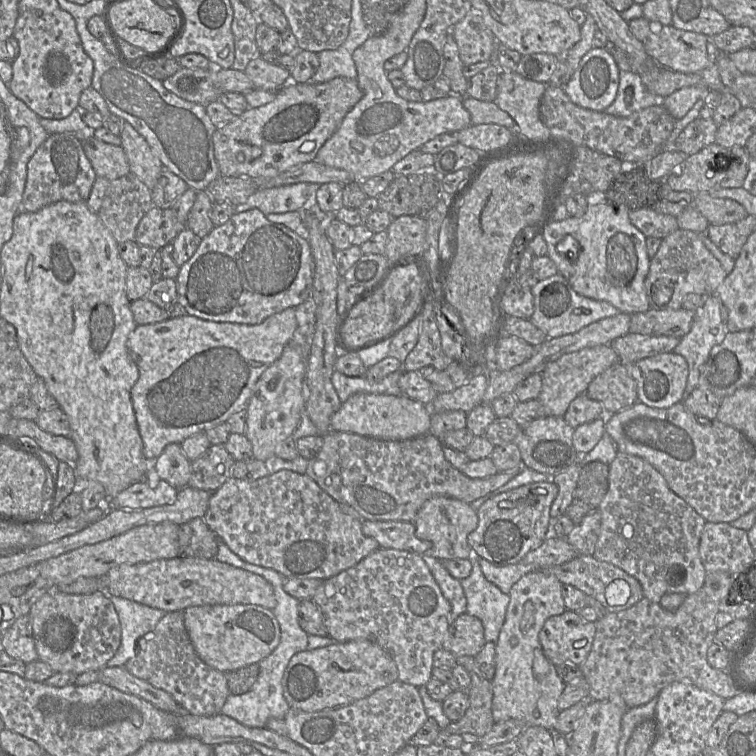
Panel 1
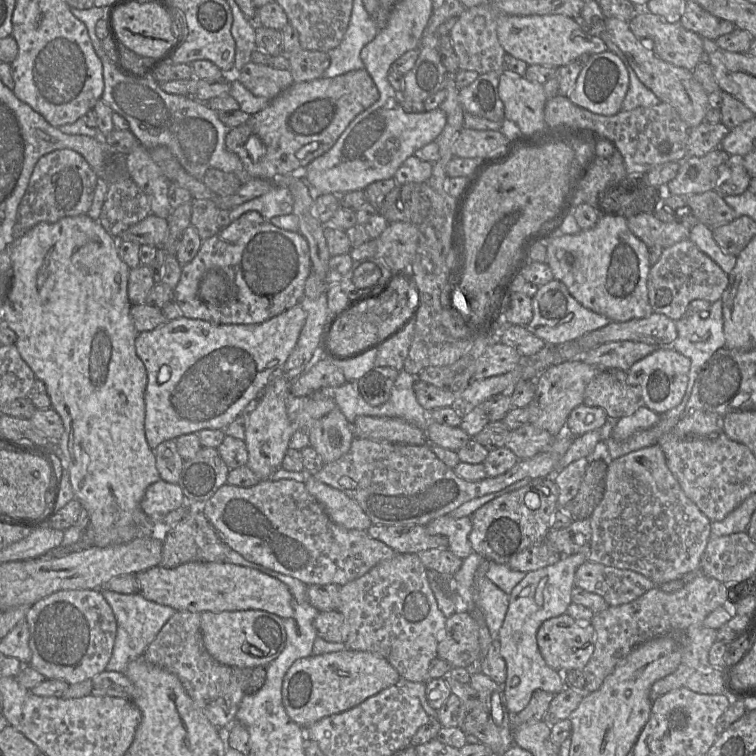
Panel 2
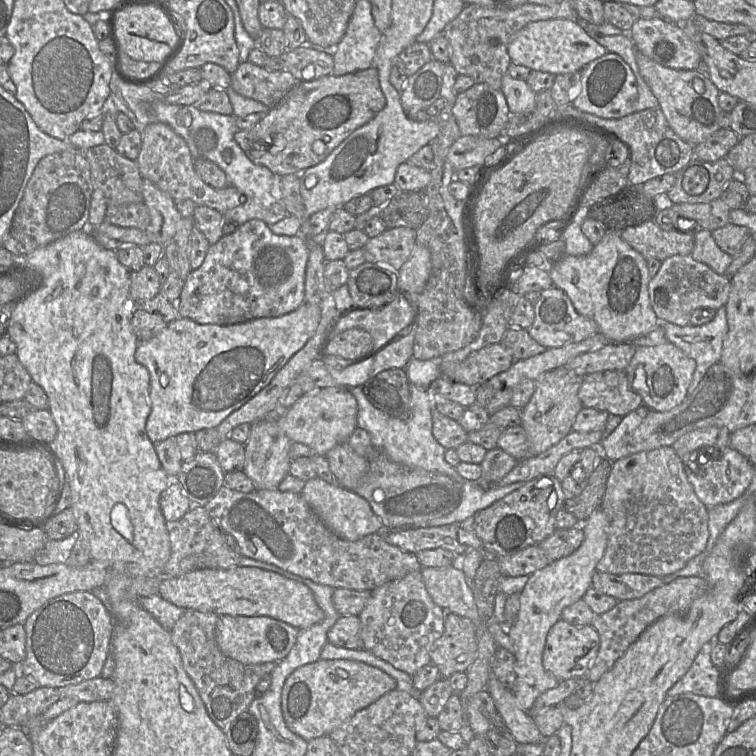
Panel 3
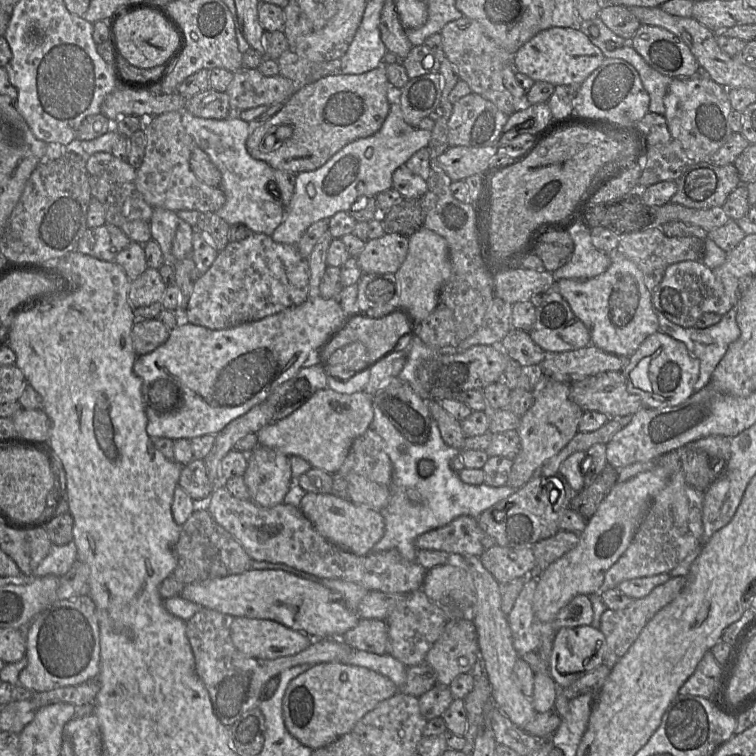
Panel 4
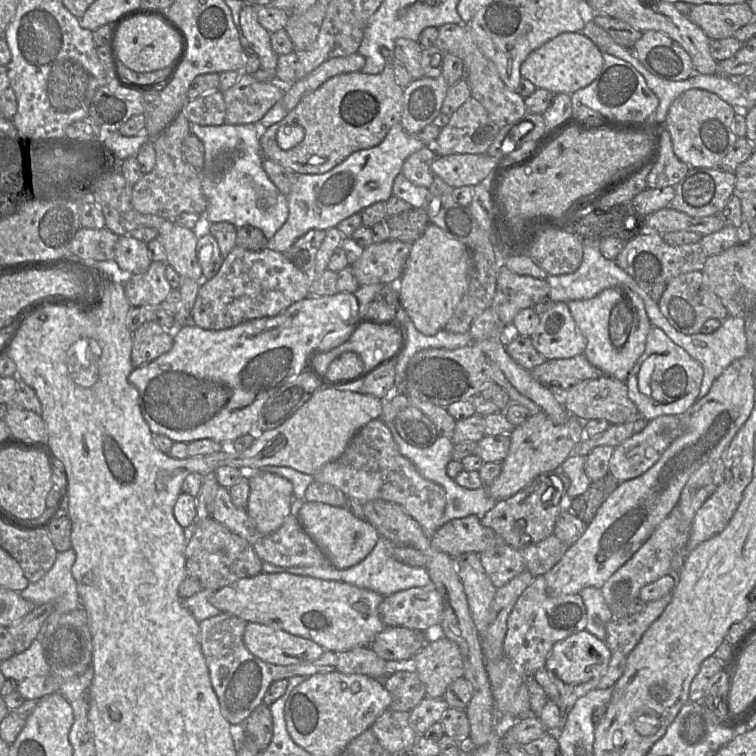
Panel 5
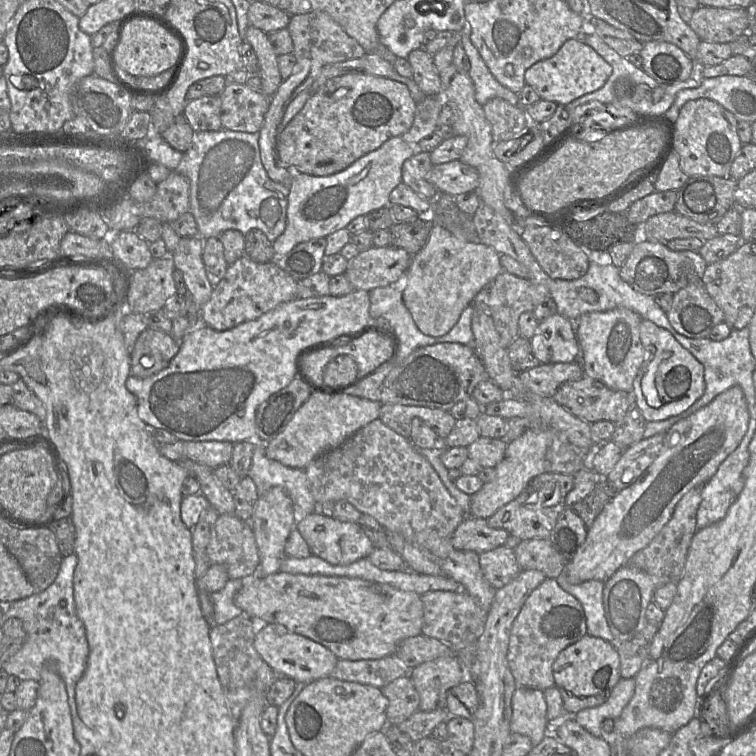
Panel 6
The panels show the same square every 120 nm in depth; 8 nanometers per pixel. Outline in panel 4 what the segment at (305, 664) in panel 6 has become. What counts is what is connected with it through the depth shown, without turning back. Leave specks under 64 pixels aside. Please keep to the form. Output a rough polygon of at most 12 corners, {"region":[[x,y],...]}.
{"region":[[233,618],[241,653],[293,656],[314,640],[276,621]]}

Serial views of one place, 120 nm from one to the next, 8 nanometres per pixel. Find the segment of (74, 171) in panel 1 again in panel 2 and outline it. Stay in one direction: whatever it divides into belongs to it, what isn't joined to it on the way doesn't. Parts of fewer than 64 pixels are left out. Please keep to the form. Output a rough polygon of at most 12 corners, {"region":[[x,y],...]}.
{"region":[[71,149],[42,156],[14,225],[87,214],[98,176]]}

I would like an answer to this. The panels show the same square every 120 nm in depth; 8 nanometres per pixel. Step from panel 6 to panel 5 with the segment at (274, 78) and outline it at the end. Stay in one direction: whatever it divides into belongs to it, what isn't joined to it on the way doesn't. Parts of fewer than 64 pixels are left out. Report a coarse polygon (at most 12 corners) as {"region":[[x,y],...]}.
{"region":[[255,5],[240,11],[243,35],[260,66],[275,70],[277,55],[270,34],[258,21]]}

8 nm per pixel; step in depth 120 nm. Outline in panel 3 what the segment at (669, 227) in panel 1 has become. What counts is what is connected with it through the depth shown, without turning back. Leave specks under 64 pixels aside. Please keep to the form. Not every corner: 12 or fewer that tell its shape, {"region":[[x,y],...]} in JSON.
{"region":[[655,222],[620,237],[645,260],[691,255],[694,234]]}

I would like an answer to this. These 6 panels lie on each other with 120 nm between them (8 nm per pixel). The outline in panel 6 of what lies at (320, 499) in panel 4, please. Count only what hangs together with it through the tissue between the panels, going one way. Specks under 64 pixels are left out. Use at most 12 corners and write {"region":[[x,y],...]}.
{"region":[[314,512],[295,528],[311,553],[349,565],[374,549],[358,523]]}

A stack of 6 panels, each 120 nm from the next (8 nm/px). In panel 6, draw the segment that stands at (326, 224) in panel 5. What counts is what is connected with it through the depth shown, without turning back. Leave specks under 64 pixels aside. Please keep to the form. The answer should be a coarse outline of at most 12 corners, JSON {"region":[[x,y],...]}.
{"region":[[401,136],[329,176],[293,173],[276,257],[388,207]]}

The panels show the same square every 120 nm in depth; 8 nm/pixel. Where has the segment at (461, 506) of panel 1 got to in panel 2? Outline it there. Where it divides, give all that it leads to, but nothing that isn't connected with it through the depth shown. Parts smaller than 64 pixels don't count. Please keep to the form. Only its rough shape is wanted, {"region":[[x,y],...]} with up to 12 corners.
{"region":[[441,516],[427,524],[462,560],[474,552],[472,518]]}

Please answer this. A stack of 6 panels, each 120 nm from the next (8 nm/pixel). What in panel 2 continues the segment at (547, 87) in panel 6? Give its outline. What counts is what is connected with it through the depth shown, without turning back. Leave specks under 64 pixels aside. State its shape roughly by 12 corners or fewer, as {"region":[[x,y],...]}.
{"region":[[498,14],[505,52],[558,68],[608,50],[562,14]]}

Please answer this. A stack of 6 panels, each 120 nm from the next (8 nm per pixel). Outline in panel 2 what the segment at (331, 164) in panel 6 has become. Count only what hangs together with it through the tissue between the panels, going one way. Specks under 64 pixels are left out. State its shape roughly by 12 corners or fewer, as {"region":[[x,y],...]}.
{"region":[[366,69],[293,83],[229,129],[247,177],[300,174],[379,91]]}

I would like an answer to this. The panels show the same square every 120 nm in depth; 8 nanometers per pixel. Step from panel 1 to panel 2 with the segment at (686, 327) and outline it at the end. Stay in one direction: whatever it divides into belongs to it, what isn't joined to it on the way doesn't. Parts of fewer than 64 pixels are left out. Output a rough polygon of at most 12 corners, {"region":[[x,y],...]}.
{"region":[[647,318],[610,322],[578,338],[585,351],[614,341],[672,347],[674,320]]}

